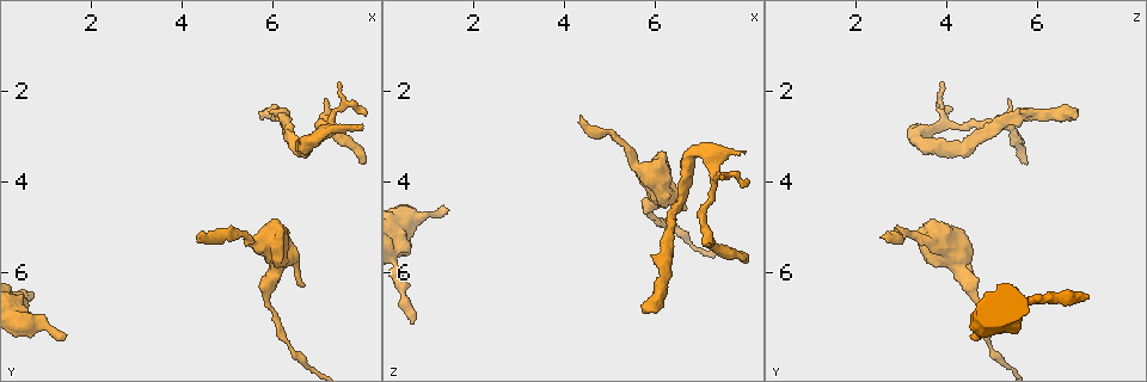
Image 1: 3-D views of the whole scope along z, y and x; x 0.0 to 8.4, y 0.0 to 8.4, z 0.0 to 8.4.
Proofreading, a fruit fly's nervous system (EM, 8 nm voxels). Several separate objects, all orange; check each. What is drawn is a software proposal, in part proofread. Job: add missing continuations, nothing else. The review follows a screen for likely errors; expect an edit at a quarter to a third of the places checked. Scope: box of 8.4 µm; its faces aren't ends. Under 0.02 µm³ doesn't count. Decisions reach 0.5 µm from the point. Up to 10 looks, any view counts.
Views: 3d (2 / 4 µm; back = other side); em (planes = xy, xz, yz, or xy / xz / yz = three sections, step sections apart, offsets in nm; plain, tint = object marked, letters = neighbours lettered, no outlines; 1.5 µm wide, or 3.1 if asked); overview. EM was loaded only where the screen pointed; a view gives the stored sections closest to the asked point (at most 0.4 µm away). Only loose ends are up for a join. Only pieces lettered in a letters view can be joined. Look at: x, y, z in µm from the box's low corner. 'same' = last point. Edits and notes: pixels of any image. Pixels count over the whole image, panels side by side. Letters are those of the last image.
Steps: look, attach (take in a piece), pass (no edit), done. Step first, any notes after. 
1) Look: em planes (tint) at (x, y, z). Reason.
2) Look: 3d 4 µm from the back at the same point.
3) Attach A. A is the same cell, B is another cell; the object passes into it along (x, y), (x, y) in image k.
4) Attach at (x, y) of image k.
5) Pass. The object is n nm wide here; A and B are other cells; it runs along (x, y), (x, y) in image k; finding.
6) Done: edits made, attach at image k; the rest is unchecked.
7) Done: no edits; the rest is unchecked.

Look: 3d 2 µm at (0.60, 6.60, 7.10). An open end.

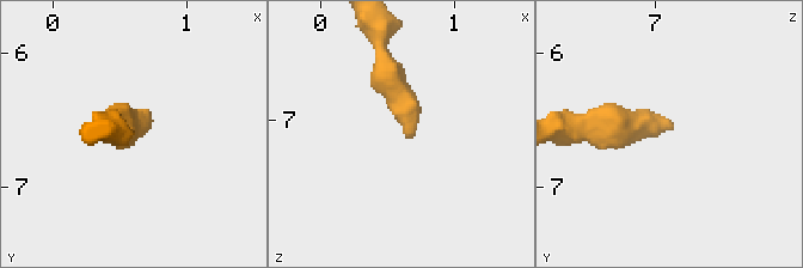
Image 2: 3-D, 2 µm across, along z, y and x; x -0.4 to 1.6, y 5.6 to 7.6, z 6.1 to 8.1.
Look: em yz step 4 (letters) at (0.66, 6.56, 7.14). Now the EM.

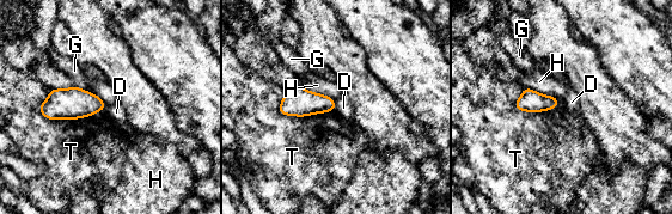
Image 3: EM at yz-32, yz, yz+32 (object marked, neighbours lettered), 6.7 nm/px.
Pass. D, G, H and T are other cells; a border runs along (334, 101), (335, 109) in image 3; none of them fits.

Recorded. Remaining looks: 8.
Look: em planes (tint) at (4.35, 5.15, 2.60). An open end.

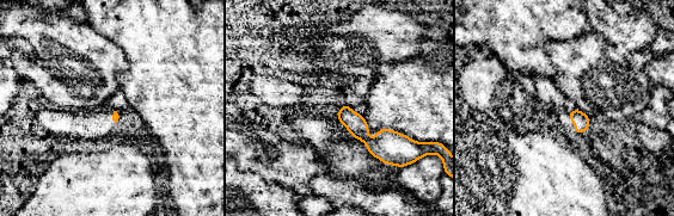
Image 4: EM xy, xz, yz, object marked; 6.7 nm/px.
Look: em planes (letters) at the same point. See the neighbours.

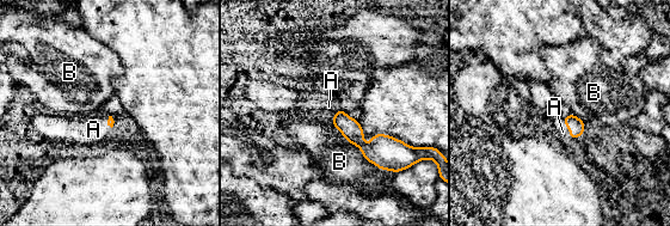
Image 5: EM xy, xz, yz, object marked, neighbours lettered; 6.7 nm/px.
Attach A. A is the same cell, B is another cell; the object passes into it along (577, 127), (569, 127), (563, 132) in image 5; the neuron continues.

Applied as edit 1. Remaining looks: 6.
Look: overview.

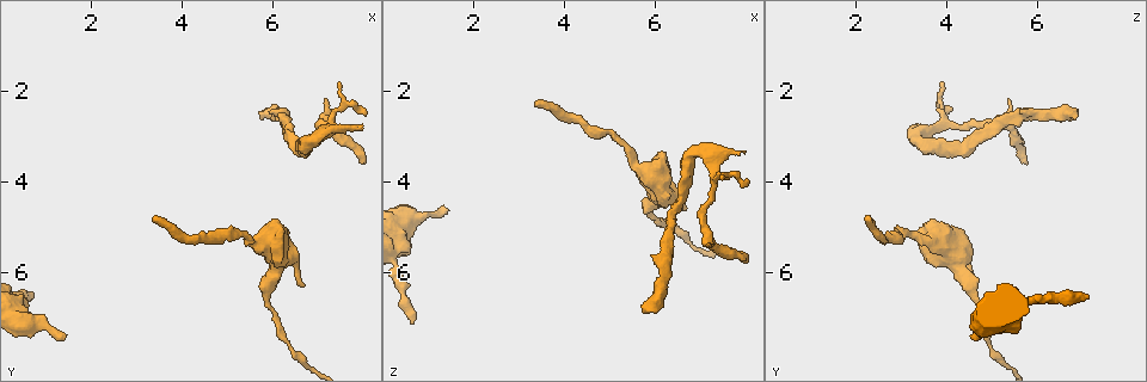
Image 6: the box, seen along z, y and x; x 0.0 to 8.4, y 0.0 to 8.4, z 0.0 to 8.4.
Look: 3d 4 µm at (6.60, 6.35, 4.60). Branch stops here.

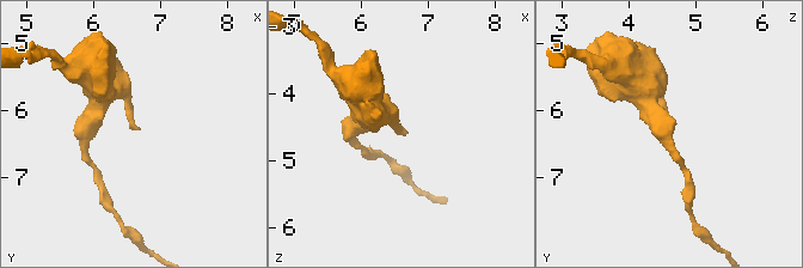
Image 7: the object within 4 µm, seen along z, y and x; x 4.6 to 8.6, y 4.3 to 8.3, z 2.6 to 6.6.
Look: em planes (plain) at (6.70, 6.30, 4.60). Need the tissue.

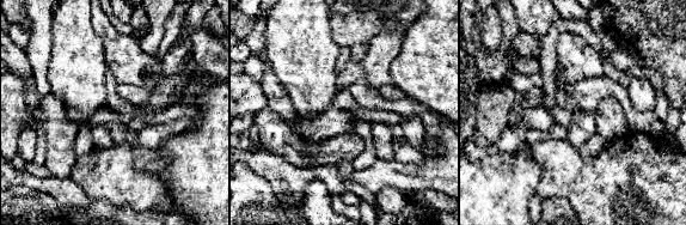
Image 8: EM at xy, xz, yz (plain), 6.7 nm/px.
Look: em planes (letters) at the same point.

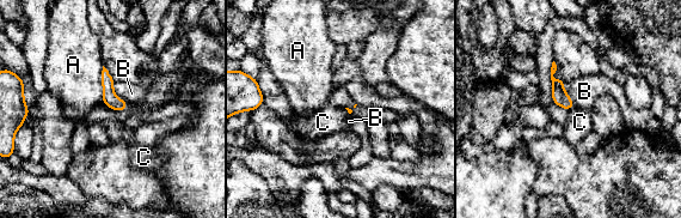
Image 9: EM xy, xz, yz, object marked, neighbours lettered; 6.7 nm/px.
Pass. The longest contact is with A, 240 nm; A, B and C are other cells; no lettered piece goes on from it.

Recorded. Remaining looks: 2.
Look: em planes (letters) at (5.75, 2.55, 6.85). An open end.

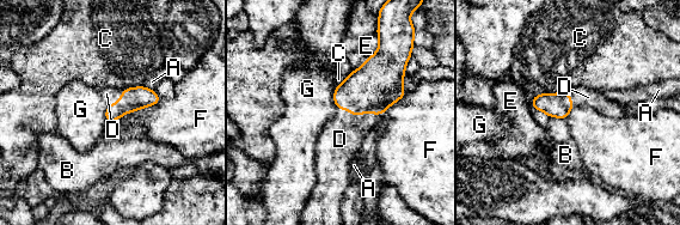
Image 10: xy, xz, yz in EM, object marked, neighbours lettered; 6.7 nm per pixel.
Attach D. The longest contact is with F, 400 nm; D is the same cell, A, B, C, E, F and G are other cells; it goes on there.

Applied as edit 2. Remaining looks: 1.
Done: edits made, attach at image 5, attach at image 10; the rest is unchecked.

